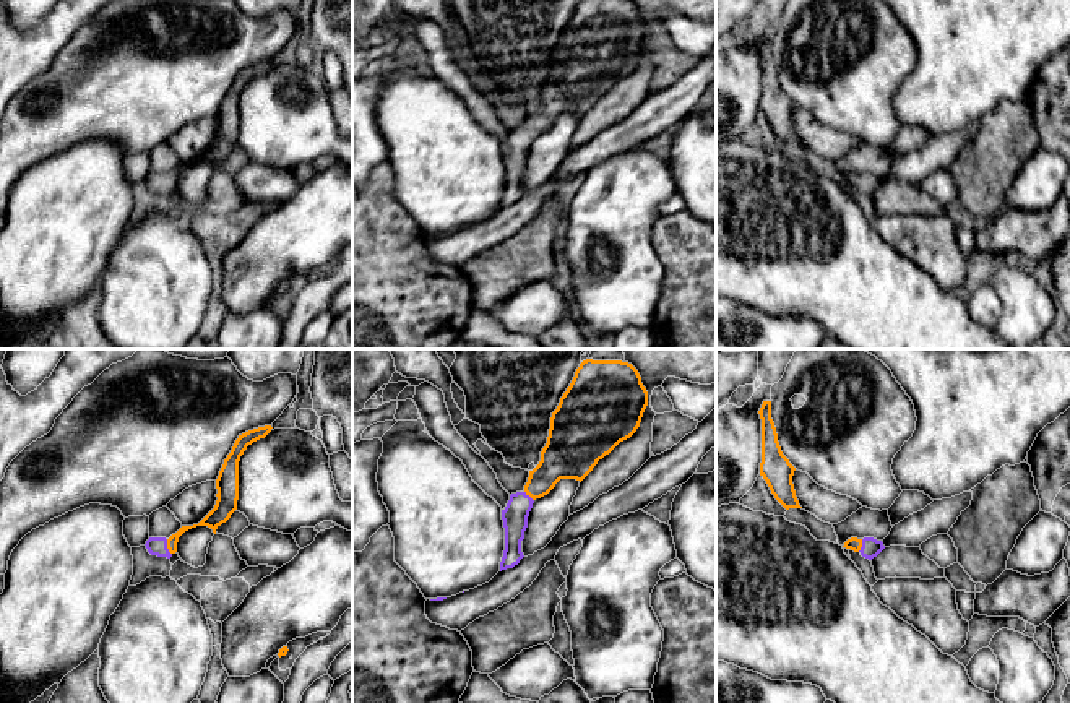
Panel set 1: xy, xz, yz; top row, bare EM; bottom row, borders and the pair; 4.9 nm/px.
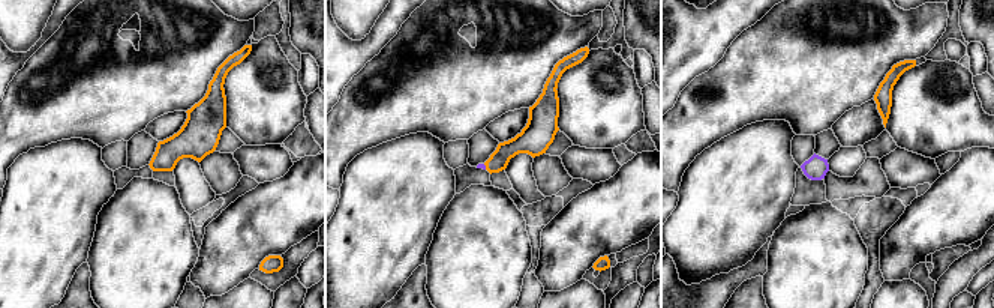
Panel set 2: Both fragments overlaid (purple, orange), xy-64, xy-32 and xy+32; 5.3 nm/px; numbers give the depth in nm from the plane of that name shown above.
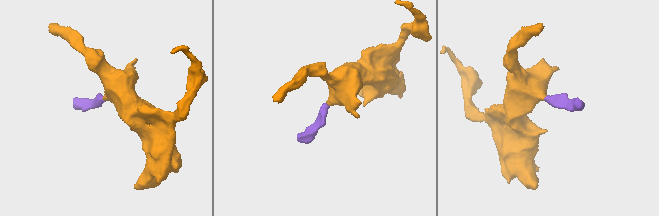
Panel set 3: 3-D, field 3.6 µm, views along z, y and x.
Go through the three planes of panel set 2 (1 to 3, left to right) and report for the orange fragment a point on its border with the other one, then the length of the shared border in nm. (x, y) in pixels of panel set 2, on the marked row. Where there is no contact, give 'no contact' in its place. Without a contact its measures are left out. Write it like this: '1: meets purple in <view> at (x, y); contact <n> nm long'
1: no contact
2: meets purple in xy-32 at (485, 167); contact 40 nm long
3: no contact

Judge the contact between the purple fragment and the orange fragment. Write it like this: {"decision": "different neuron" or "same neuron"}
{"decision": "same neuron"}

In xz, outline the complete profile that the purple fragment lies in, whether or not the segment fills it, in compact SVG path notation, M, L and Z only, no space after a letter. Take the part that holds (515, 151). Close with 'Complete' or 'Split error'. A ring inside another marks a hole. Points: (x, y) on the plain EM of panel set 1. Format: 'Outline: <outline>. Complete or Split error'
Outline: M580 0L550 54L539 101L529 107L523 128L510 132L502 146L505 187L500 208L524 193L521 177L536 135L560 115L583 117L593 104L640 63L648 28L632 0Z. Split error

